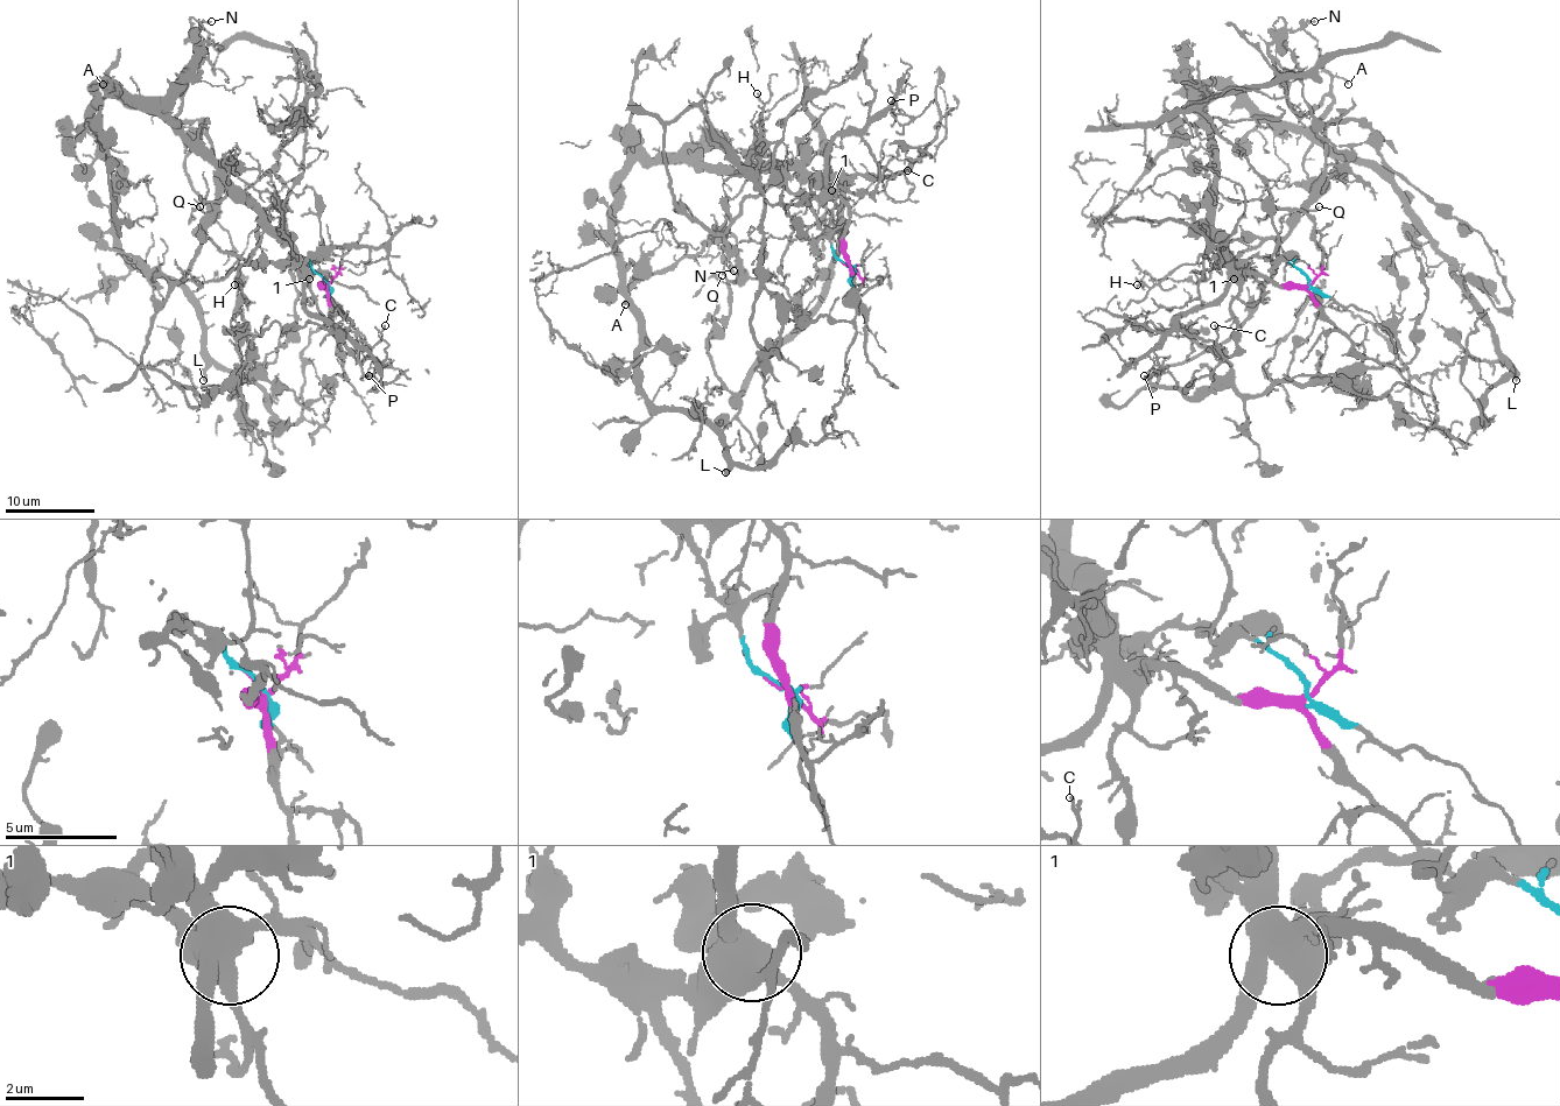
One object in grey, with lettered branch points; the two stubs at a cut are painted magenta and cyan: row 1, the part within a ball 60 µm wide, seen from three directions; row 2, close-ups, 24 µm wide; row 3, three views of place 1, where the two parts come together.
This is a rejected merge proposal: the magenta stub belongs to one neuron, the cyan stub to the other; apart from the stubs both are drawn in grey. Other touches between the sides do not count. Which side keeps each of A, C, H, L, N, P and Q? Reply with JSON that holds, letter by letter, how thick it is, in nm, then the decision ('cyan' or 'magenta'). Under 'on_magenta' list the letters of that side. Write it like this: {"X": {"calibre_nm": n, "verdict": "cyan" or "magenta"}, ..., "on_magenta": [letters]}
{"A": {"calibre_nm": 120, "verdict": "magenta"}, "C": {"calibre_nm": 90, "verdict": "magenta"}, "H": {"calibre_nm": 170, "verdict": "magenta"}, "L": {"calibre_nm": 400, "verdict": "magenta"}, "N": {"calibre_nm": 140, "verdict": "magenta"}, "P": {"calibre_nm": 130, "verdict": "magenta"}, "Q": {"calibre_nm": 170, "verdict": "cyan"}, "on_magenta": ["A", "C", "H", "L", "N", "P"]}

